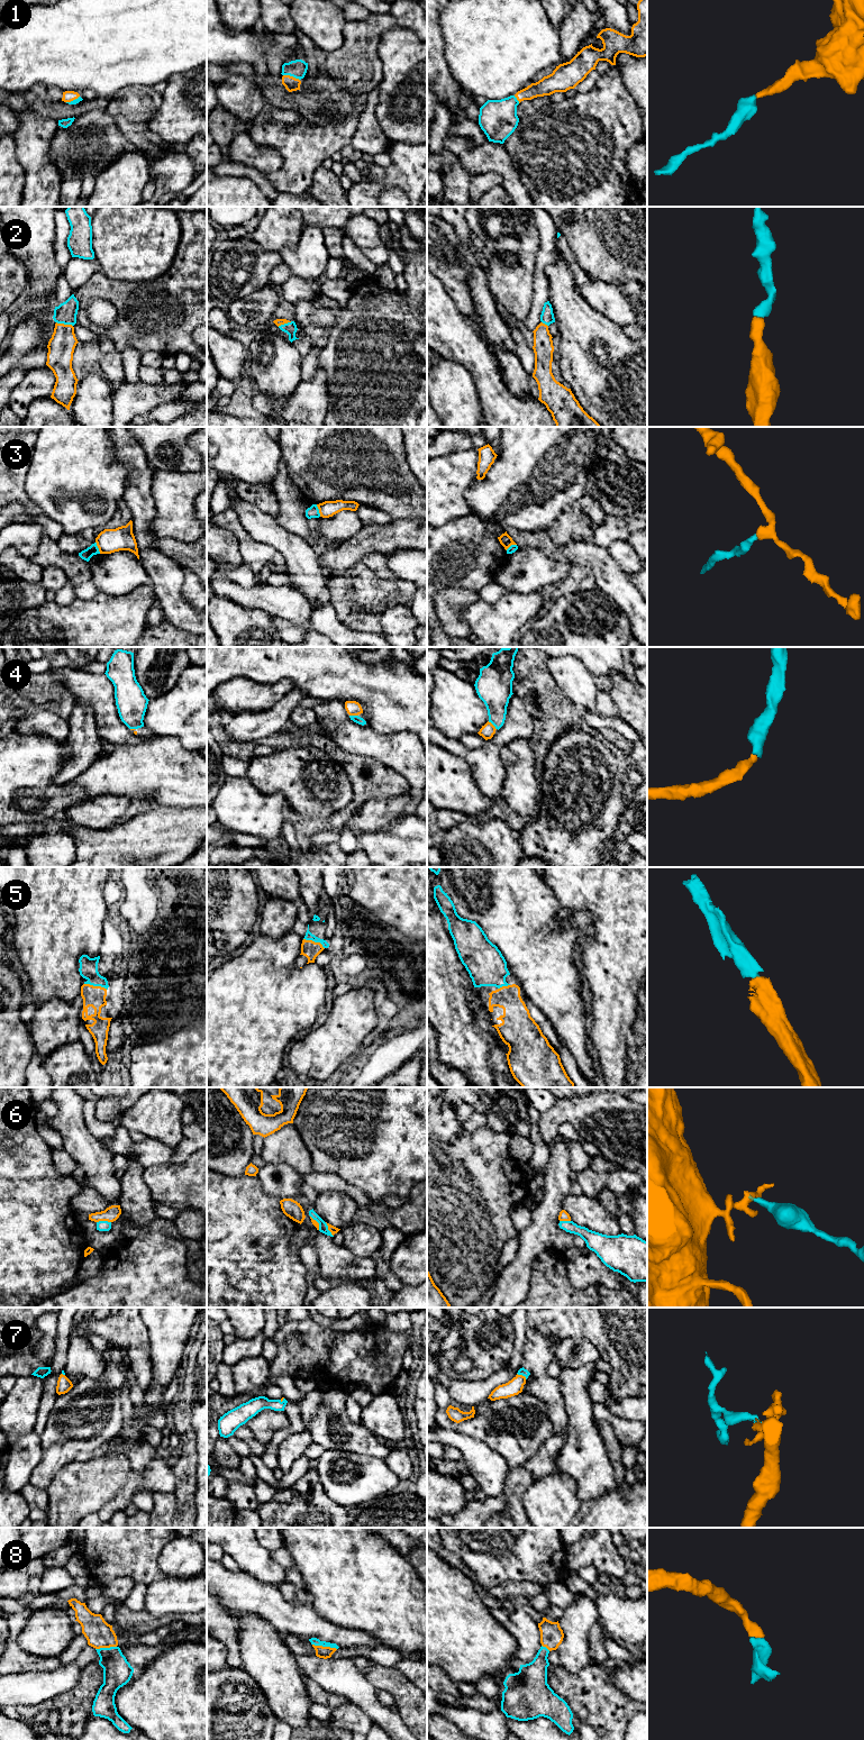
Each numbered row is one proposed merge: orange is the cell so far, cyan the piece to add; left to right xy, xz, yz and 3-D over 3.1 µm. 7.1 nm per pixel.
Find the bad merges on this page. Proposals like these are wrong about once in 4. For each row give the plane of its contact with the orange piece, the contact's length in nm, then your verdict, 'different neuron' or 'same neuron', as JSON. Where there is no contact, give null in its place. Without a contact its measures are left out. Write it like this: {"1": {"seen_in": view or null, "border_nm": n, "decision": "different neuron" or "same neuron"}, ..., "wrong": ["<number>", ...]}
{"1": {"seen_in": "xz", "border_nm": 130, "decision": "same neuron"}, "2": {"seen_in": "xy", "border_nm": 120, "decision": "same neuron"}, "3": {"seen_in": "xz", "border_nm": 90, "decision": "different neuron"}, "4": {"seen_in": "yz", "border_nm": 90, "decision": "same neuron"}, "5": {"seen_in": "xy", "border_nm": 170, "decision": "same neuron"}, "6": {"seen_in": "xy", "border_nm": 100, "decision": "different neuron"}, "7": {"seen_in": "yz", "border_nm": 80, "decision": "same neuron"}, "8": {"seen_in": "xz", "border_nm": 180, "decision": "same neuron"}, "wrong": ["3", "6"]}

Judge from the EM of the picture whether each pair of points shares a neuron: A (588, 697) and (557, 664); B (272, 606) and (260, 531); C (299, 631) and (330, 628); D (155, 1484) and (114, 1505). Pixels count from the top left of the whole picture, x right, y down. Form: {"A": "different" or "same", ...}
{"A": "same", "B": "different", "C": "same", "D": "same"}

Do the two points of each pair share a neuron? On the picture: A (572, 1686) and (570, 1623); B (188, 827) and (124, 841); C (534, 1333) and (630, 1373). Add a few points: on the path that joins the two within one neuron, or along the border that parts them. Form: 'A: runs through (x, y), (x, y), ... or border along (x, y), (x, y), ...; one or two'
A: border along (592, 1661), (578, 1673), (570, 1673), (560, 1665); two
B: runs through (172, 834), (156, 841), (139, 841); one
C: runs through (558, 1328), (590, 1328), (610, 1348); one

